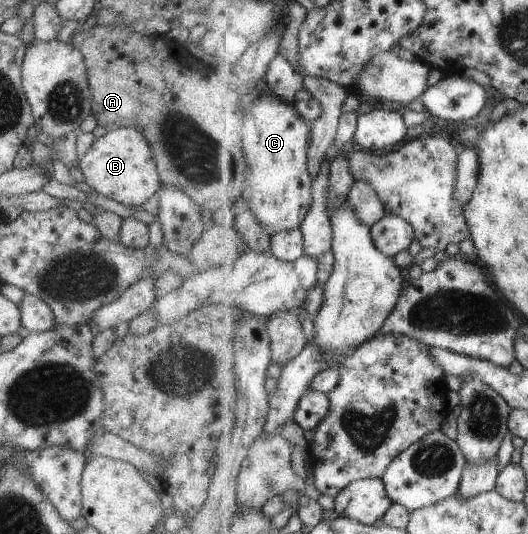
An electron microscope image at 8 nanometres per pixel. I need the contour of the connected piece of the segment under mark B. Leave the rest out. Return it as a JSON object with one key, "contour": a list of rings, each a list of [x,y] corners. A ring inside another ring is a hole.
{"contour":[[[115,128],[95,141],[78,159],[84,182],[92,191],[117,203],[137,207],[160,189],[158,173],[149,144],[133,128]]]}

